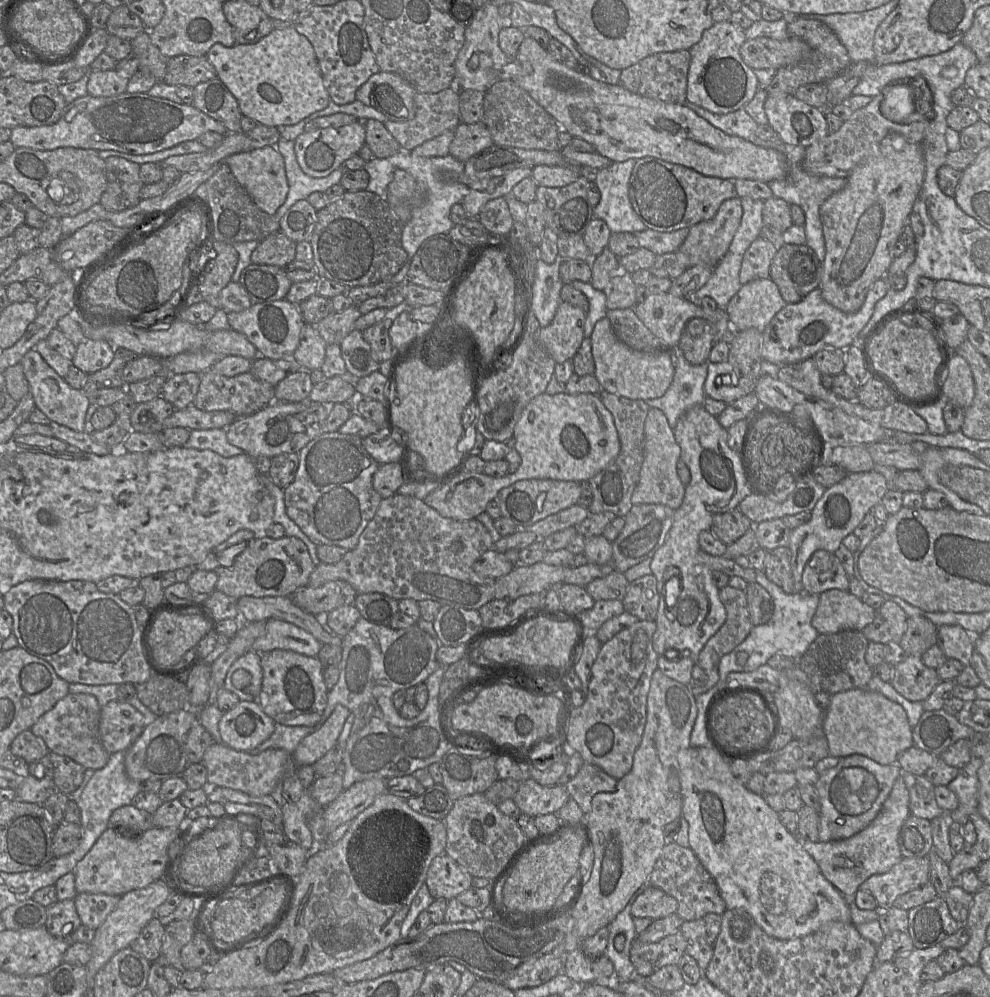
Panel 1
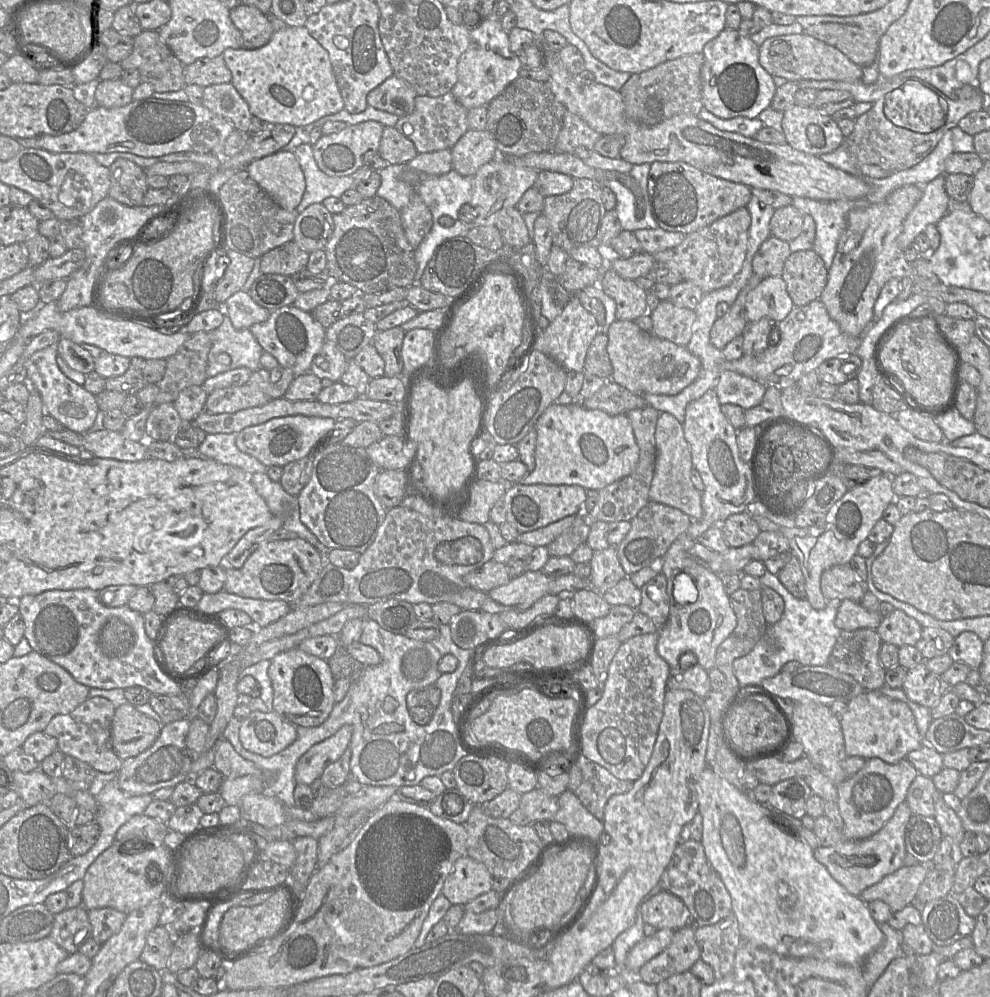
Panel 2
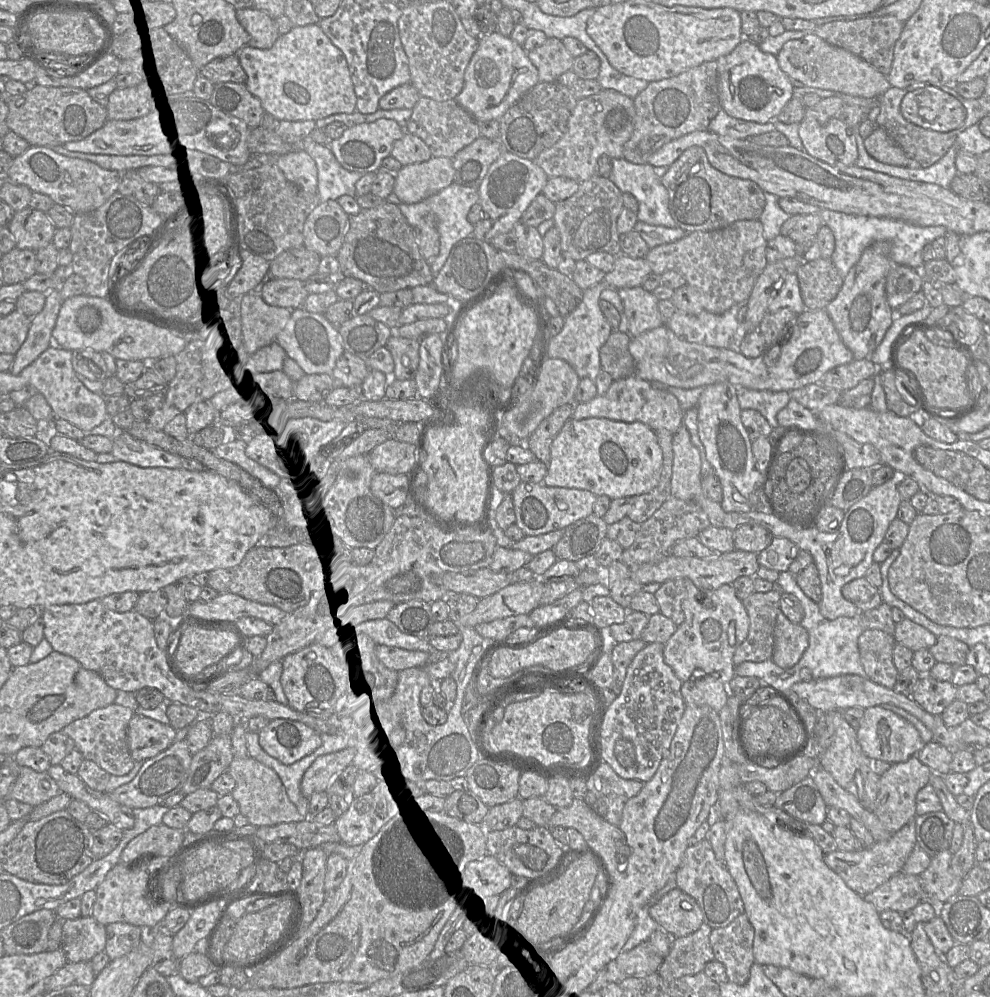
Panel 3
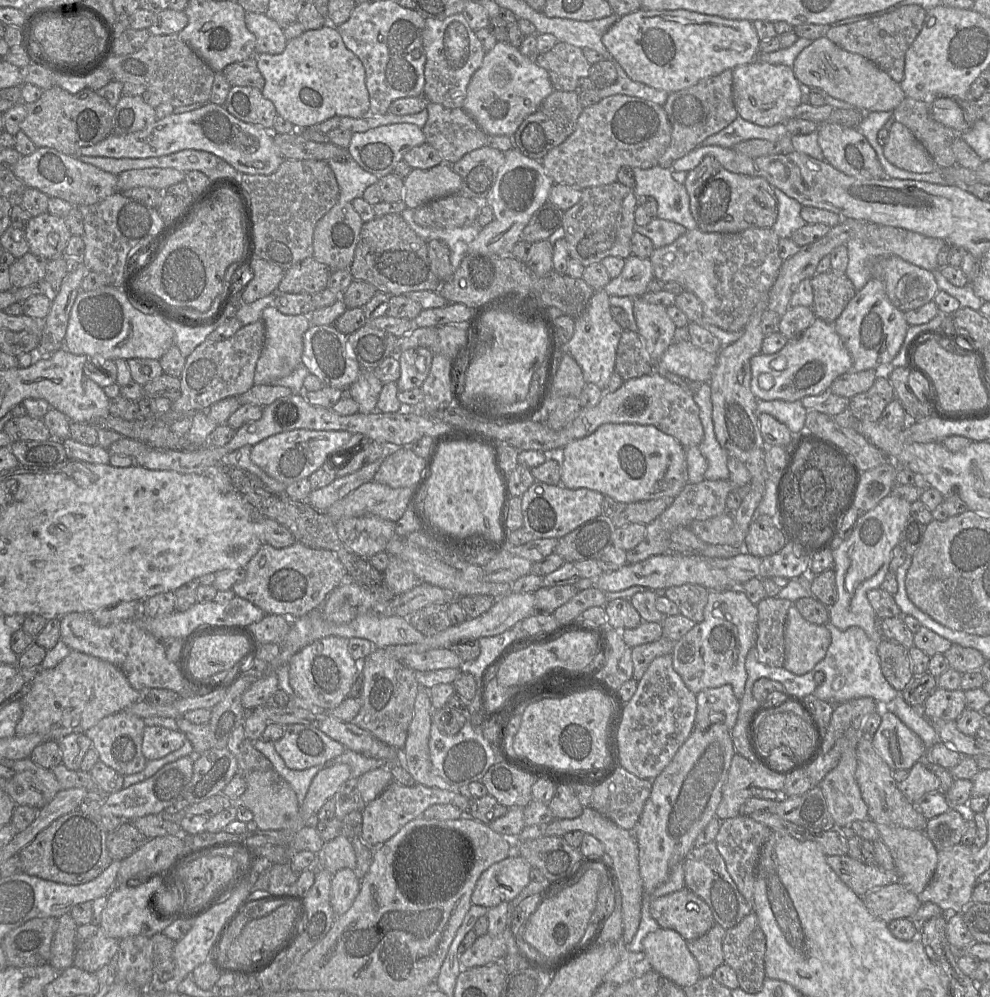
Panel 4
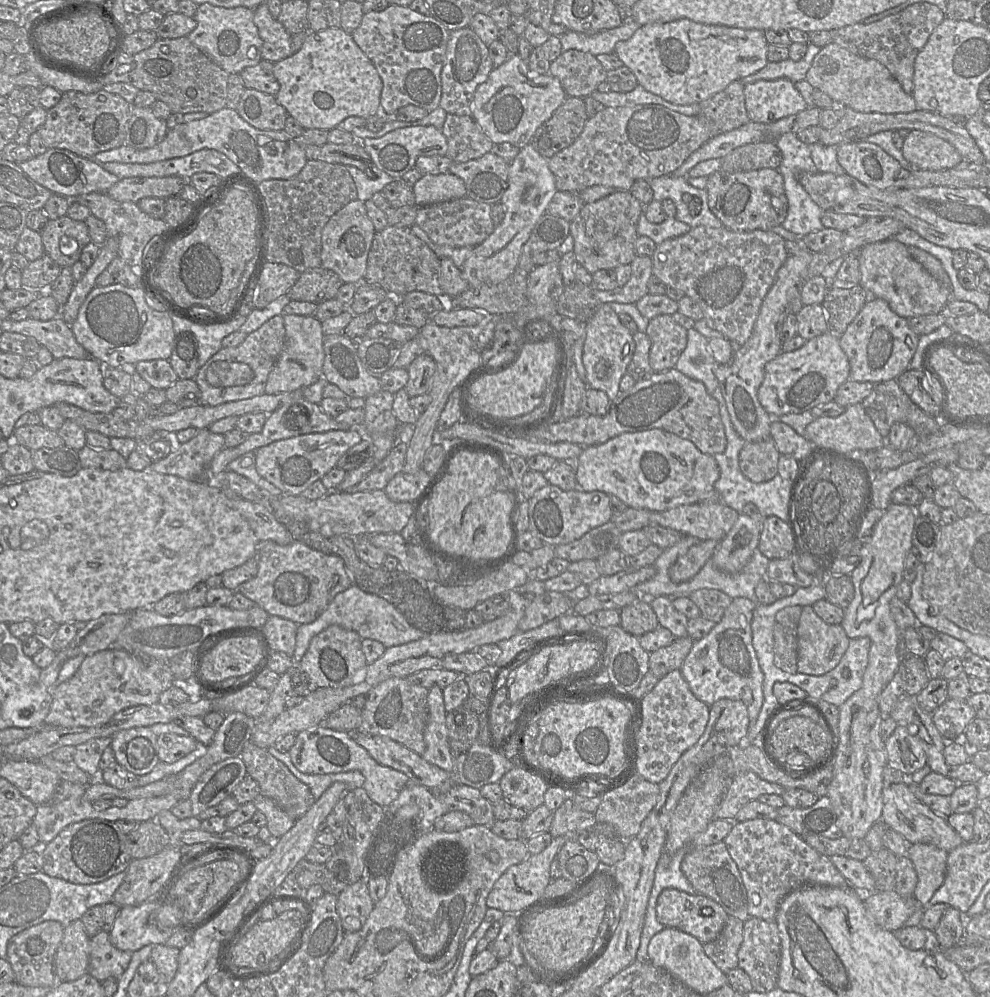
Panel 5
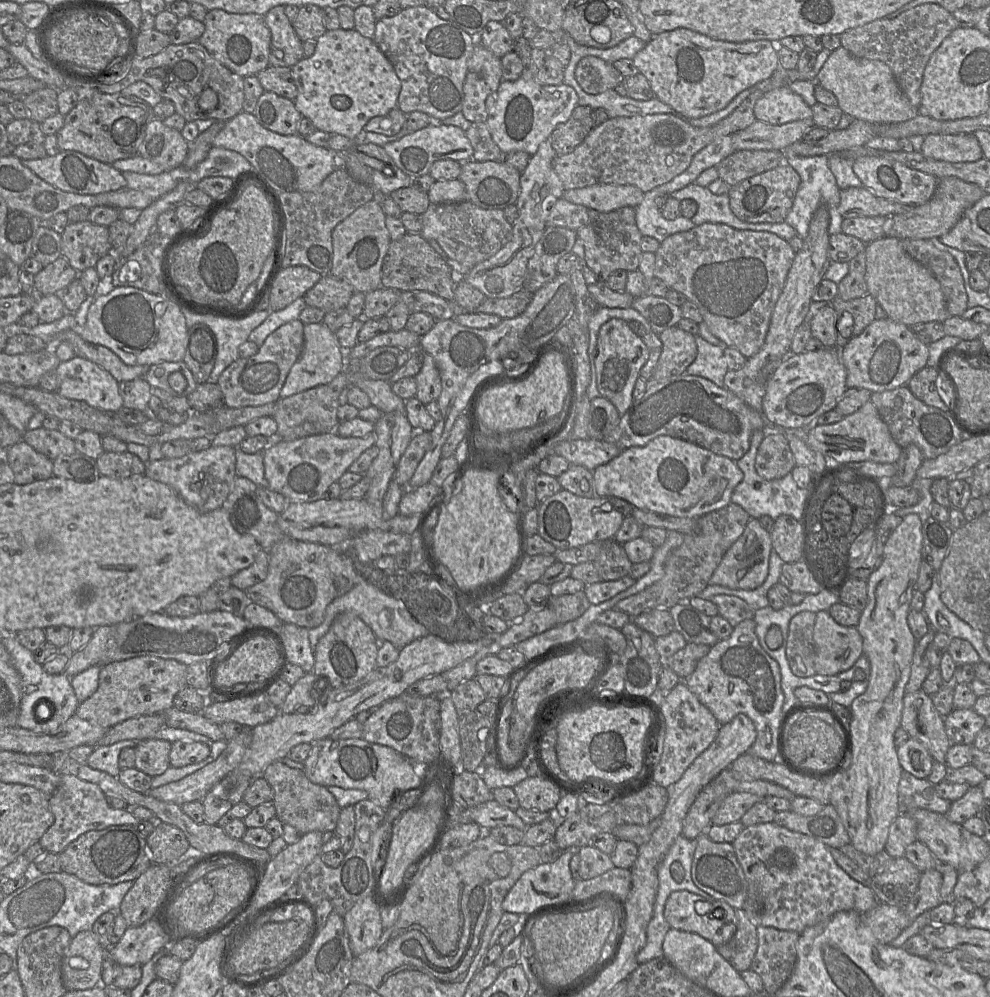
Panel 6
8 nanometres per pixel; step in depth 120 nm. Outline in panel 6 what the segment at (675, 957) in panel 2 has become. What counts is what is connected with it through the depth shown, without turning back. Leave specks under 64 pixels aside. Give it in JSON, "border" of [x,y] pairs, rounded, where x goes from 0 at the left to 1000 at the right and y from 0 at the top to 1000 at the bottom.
{"border":[[[751,912],[742,913],[744,933],[734,946],[723,950],[725,956],[746,976],[758,973],[766,951],[765,930]]]}

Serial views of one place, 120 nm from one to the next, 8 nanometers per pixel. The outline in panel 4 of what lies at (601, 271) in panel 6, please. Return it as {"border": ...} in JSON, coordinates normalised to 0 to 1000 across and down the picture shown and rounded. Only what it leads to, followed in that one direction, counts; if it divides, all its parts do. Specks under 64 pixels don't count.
{"border":[[[620,183],[588,190],[585,203],[570,212],[568,232],[575,257],[593,268],[612,258],[632,260],[637,254],[637,238],[641,234],[641,211],[644,198],[639,191]]]}

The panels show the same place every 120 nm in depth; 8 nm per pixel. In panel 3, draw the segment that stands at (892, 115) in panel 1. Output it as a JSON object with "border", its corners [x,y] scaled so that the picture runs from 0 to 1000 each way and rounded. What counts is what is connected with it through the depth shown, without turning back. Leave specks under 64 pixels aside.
{"border":[[[941,85],[917,91],[909,109],[917,121],[946,132],[968,128],[976,117],[976,110],[967,98]]]}

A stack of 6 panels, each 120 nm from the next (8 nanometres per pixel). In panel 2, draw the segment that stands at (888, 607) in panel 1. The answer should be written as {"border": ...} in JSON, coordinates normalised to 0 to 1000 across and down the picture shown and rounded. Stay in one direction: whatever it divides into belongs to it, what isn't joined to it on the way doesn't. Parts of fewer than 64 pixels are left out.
{"border":[[[904,611],[897,618],[892,619],[885,634],[892,645],[906,649],[924,648],[931,635],[931,628],[914,614]]]}

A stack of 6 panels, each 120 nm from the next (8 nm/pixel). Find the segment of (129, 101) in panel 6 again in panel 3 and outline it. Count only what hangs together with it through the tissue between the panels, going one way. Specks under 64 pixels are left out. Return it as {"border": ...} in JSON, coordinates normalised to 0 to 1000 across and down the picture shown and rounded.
{"border":[[[33,83],[25,93],[5,96],[5,100],[9,108],[7,126],[32,146],[57,147],[84,140],[109,120],[107,107],[95,100],[88,90],[77,87],[53,87]]]}

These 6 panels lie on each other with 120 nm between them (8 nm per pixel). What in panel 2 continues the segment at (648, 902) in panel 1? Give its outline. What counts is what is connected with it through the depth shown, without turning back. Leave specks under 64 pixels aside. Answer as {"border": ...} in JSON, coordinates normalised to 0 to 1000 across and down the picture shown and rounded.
{"border":[[[671,893],[649,904],[645,915],[649,924],[663,933],[673,931],[683,934],[698,927],[696,913],[690,904]]]}

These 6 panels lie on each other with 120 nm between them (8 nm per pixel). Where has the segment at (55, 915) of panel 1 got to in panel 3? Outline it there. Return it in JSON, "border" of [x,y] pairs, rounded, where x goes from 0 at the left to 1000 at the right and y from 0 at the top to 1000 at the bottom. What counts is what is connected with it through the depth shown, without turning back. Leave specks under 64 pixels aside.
{"border":[[[94,919],[64,924],[62,952],[68,965],[91,965],[99,956],[106,954],[107,944],[106,929]]]}

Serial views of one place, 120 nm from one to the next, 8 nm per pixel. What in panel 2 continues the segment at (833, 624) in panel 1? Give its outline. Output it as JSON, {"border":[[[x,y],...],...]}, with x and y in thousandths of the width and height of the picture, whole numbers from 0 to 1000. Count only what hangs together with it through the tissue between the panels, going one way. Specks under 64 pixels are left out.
{"border":[[[854,601],[846,608],[843,627],[854,634],[873,630],[885,632],[891,620],[889,615],[876,612],[870,605]]]}

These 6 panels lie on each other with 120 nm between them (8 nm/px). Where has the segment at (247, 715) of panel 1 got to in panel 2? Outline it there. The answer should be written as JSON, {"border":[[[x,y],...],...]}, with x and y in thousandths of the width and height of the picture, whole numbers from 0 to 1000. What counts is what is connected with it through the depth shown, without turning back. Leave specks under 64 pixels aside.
{"border":[[[258,712],[242,722],[241,741],[244,748],[267,759],[284,754],[299,740],[299,728],[277,713]]]}

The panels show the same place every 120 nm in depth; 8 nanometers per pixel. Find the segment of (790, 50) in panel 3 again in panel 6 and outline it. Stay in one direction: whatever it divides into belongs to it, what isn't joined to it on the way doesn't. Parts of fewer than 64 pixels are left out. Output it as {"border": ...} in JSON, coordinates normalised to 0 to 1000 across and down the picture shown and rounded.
{"border":[[[851,46],[839,52],[826,72],[823,82],[840,92],[846,100],[846,108],[863,119],[873,120],[881,124],[897,125],[914,122],[929,113],[929,109],[919,104],[897,65],[888,60],[866,58]]]}

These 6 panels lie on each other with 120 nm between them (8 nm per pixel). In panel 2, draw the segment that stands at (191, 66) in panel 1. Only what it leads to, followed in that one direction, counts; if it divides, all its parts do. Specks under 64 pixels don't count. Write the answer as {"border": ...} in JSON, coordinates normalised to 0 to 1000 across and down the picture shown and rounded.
{"border":[[[224,56],[204,58],[187,66],[188,85],[198,84],[204,87],[216,84],[232,83],[234,75]]]}

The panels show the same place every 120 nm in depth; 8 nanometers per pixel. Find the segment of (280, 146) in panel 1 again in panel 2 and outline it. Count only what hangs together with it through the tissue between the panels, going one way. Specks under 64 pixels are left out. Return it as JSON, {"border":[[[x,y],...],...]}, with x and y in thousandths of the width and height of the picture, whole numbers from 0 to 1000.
{"border":[[[305,144],[296,151],[307,174],[309,189],[304,203],[299,208],[301,215],[314,205],[325,204],[331,198],[344,198],[352,190],[358,189],[356,177],[332,177],[320,165],[315,144]]]}

